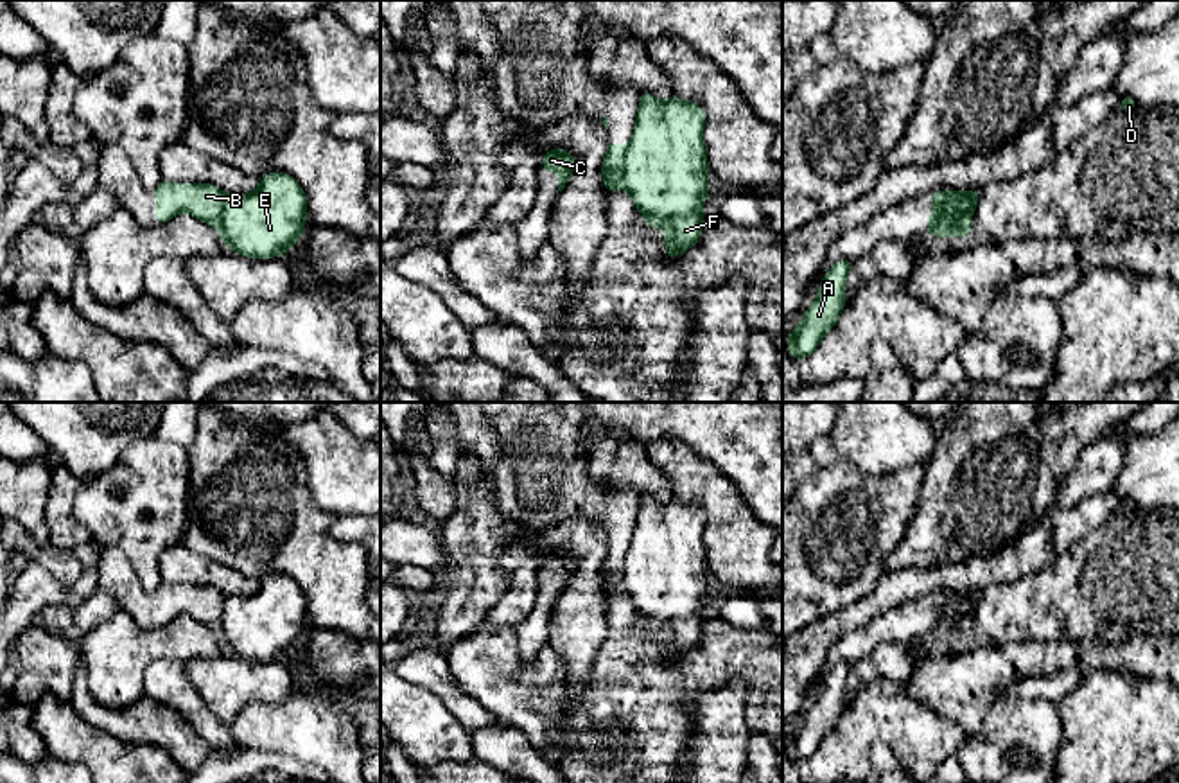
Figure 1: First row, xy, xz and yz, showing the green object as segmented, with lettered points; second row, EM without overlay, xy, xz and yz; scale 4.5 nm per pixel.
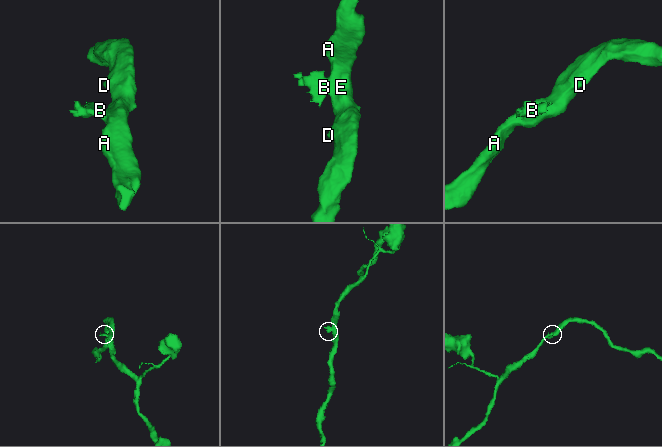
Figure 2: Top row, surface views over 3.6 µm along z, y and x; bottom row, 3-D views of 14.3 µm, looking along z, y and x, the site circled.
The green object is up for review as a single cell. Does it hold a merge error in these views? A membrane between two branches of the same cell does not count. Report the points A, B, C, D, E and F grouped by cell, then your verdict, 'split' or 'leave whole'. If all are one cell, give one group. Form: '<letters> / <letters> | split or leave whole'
A D E F / B C | split

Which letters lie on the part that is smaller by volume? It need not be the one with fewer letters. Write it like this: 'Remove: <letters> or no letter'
Remove: B, C

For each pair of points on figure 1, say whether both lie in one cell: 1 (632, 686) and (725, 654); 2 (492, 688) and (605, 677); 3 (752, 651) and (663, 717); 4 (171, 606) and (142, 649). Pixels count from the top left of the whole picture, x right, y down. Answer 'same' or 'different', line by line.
1: same
2: same
3: same
4: different

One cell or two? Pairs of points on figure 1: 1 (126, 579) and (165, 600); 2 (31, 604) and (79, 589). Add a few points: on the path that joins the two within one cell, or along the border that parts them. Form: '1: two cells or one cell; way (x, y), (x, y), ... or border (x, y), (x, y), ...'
1: one cell; way (133, 589), (144, 600), (155, 600)
2: one cell; way (43, 595), (67, 595)

